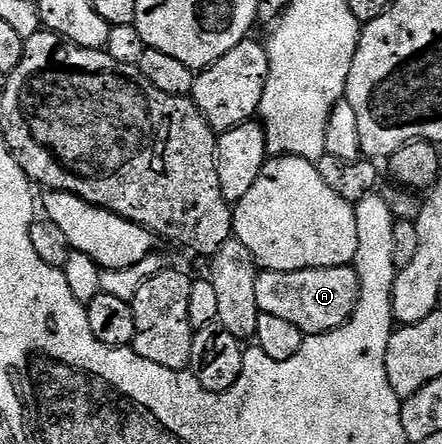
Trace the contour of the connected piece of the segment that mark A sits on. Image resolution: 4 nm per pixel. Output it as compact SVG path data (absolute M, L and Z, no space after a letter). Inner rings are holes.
M353 267L305 268L291 272L259 271L256 306L259 312L292 322L306 336L331 332L350 320L358 305L358 274Z

